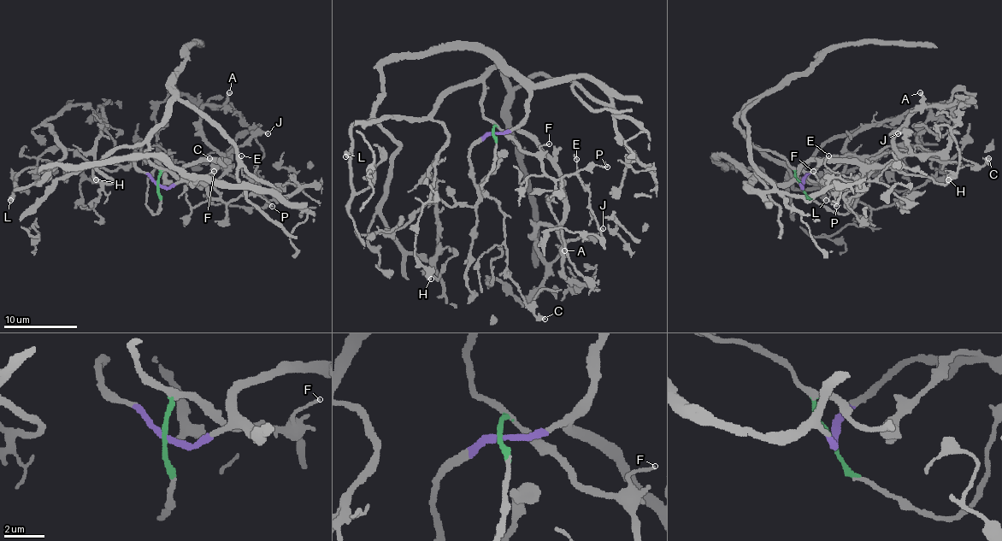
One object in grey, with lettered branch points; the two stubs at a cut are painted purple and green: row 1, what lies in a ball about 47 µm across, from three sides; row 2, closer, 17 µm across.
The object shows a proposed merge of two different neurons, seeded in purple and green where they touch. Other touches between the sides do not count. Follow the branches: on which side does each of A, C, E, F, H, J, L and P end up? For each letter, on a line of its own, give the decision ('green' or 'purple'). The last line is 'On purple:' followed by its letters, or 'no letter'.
A: purple
C: green
E: green
F: green
H: green
J: purple
L: purple
P: green
On purple: A, J, L

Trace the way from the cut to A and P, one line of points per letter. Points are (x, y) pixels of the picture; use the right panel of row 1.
A: (802, 185), (797, 173), (810, 161), (887, 165), (896, 152), (898, 128), (933, 104), (927, 107), (920, 91)
P: (802, 185), (797, 171), (802, 171), (815, 182), (826, 182), (848, 202), (837, 195), (837, 206)

